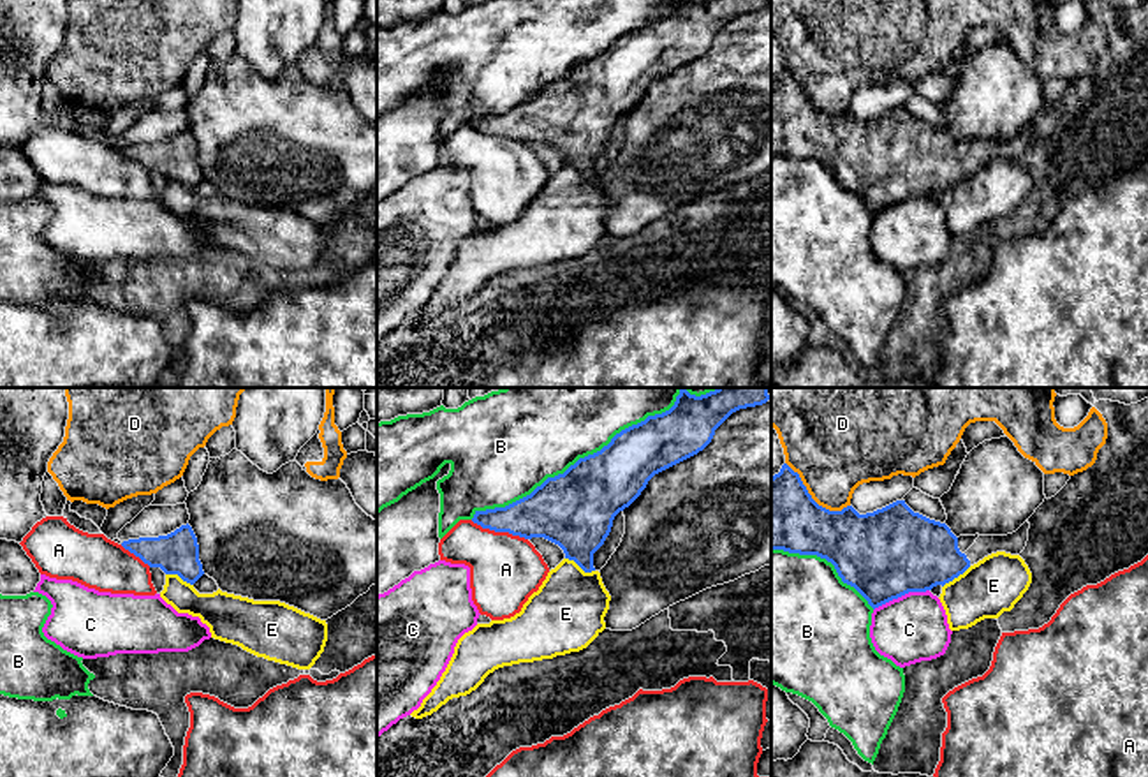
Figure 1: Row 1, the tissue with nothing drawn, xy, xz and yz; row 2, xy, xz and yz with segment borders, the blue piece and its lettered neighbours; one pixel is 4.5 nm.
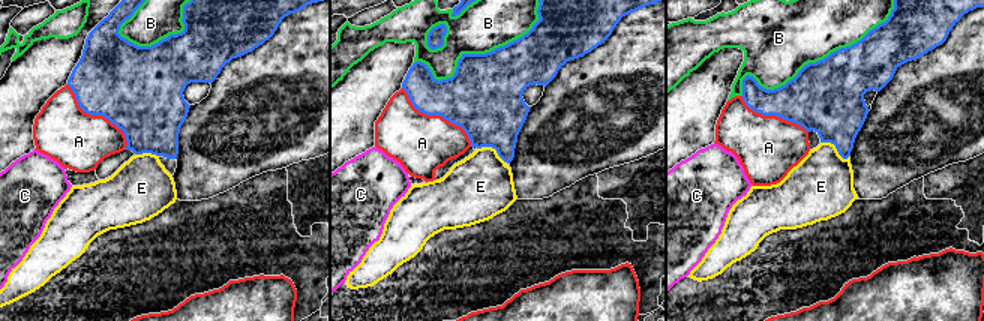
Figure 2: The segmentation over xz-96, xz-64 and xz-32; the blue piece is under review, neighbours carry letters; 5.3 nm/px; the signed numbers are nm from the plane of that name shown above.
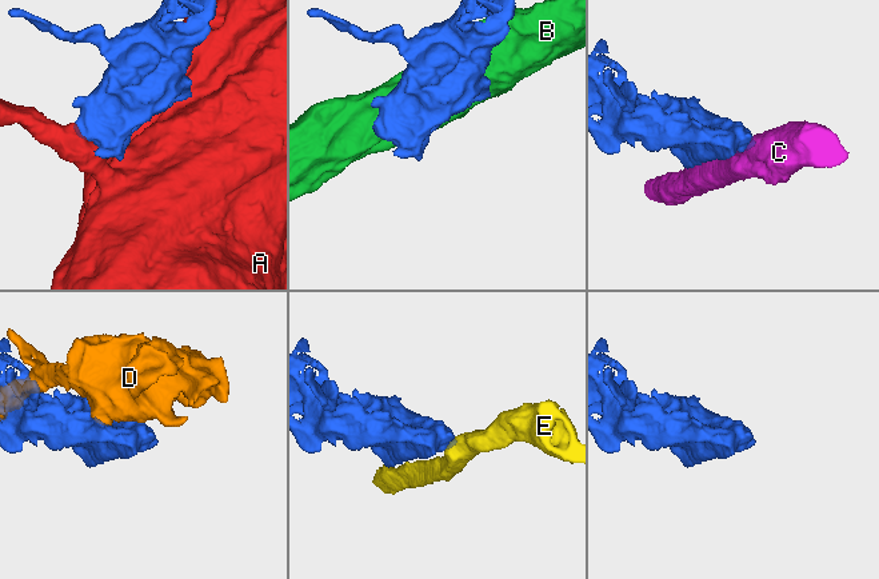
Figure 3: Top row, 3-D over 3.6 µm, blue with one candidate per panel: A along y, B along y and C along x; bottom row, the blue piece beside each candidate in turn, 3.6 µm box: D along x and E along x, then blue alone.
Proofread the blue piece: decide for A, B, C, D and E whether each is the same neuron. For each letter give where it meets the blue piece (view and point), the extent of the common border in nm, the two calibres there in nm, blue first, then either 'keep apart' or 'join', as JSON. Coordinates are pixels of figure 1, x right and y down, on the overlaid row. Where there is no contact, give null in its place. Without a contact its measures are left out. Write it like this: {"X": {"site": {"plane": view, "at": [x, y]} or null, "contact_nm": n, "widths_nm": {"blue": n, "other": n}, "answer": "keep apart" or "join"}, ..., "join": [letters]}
{"A": {"site": {"plane": "xz", "at": [499, 531]}, "contact_nm": 280, "widths_nm": {"blue": 240, "other": 320}, "answer": "keep apart"}, "B": {"site": {"plane": "xz", "at": [580, 458]}, "contact_nm": 1100, "widths_nm": {"blue": 360, "other": 500}, "answer": "keep apart"}, "C": {"site": {"plane": "yz", "at": [900, 596]}, "contact_nm": 280, "widths_nm": {"blue": 400, "other": 300}, "answer": "keep apart"}, "D": {"site": {"plane": "yz", "at": [812, 499]}, "contact_nm": 360, "widths_nm": {"blue": 340, "other": 400}, "answer": "keep apart"}, "E": {"site": {"plane": "xz", "at": [580, 566]}, "contact_nm": 150, "widths_nm": {"blue": 340, "other": 340}, "answer": "keep apart"}, "join": []}

